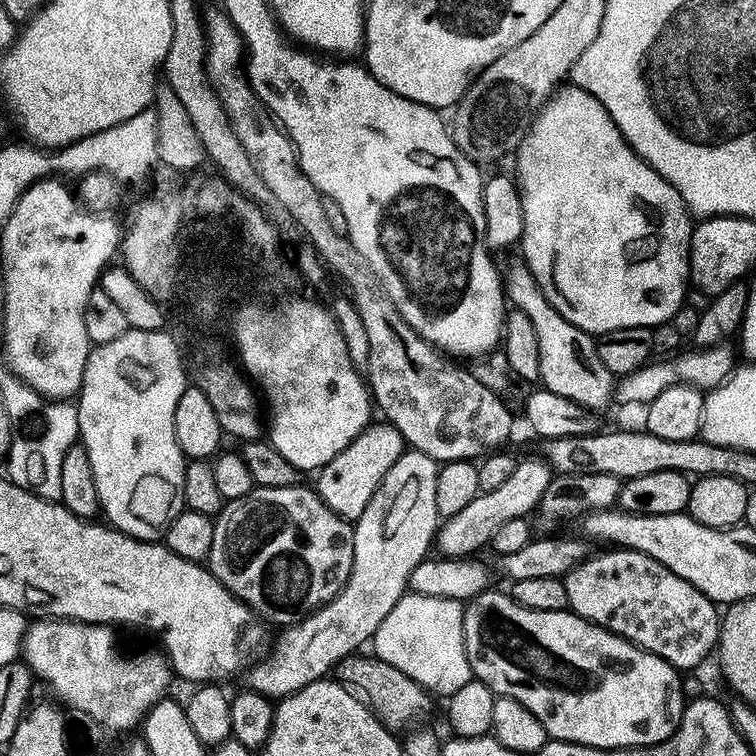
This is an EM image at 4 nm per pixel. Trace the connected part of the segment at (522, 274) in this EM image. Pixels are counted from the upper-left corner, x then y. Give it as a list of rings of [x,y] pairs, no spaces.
[[[517,258],[508,269],[503,269],[502,283],[507,303],[522,310],[526,318],[530,318],[534,334],[538,336],[539,383],[547,391],[581,409],[596,410],[592,408],[602,407],[613,393],[614,377],[606,370],[606,366],[602,366],[602,358],[598,358],[593,333],[583,332],[574,326],[574,322],[562,318],[554,306],[550,306],[546,294],[542,294],[542,286],[538,286],[534,274],[523,259]]]

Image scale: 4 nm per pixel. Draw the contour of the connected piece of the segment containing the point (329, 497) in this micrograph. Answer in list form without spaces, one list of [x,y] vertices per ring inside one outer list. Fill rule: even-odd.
[[[387,422],[369,423],[368,427],[354,437],[329,464],[319,469],[320,476],[314,481],[314,487],[321,498],[340,516],[354,522],[366,510],[370,498],[378,490],[382,478],[398,462],[398,458],[406,451],[402,434],[394,425]]]

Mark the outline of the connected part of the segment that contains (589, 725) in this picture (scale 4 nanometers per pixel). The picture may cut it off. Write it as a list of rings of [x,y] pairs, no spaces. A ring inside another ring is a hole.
[[[494,590],[480,592],[464,604],[464,645],[466,646],[466,658],[472,667],[473,677],[492,689],[497,697],[513,699],[514,702],[524,706],[542,724],[552,740],[567,740],[569,744],[589,744],[592,748],[643,748],[653,743],[652,728],[640,720],[631,720],[628,717],[628,712],[668,712],[669,729],[672,730],[679,726],[684,713],[686,696],[680,693],[680,680],[676,677],[679,676],[677,669],[665,662],[662,657],[655,656],[653,652],[639,648],[636,644],[631,644],[629,640],[624,640],[600,624],[591,624],[589,620],[571,610],[563,612],[530,610],[519,604],[509,593],[507,596],[504,592],[494,592]],[[608,715],[617,716],[617,720],[608,720]]]

